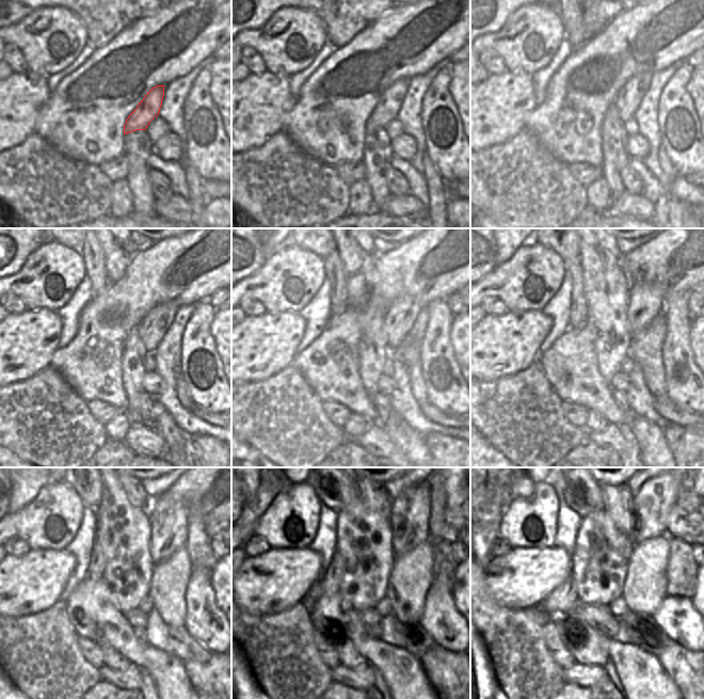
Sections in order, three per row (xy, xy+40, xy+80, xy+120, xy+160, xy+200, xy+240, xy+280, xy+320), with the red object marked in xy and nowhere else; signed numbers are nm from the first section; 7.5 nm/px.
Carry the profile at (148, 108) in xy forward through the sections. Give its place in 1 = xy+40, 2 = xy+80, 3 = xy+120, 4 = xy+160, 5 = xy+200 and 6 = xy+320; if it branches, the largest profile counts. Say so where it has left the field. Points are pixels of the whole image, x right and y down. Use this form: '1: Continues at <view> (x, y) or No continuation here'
1: Continues at xy+40 (389, 104)
2: Continues at xy+80 (629, 97)
3: Continues at xy+120 (153, 329)
4: Continues at xy+160 (399, 318)
5: Continues at xy+200 (646, 302)
6: Continues at xy+320 (652, 504).

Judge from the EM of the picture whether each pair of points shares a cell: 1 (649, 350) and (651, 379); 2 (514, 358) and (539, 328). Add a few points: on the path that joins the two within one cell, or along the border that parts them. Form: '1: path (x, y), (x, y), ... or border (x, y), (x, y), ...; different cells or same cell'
1: path (649, 358), (651, 371); same cell
2: path (516, 350), (531, 335); same cell

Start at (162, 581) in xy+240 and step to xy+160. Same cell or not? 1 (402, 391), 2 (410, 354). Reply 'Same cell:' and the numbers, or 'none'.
Same cell: 2

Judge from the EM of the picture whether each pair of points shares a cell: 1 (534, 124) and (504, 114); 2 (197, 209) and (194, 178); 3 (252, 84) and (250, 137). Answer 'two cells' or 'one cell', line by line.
1: two cells
2: one cell
3: one cell

